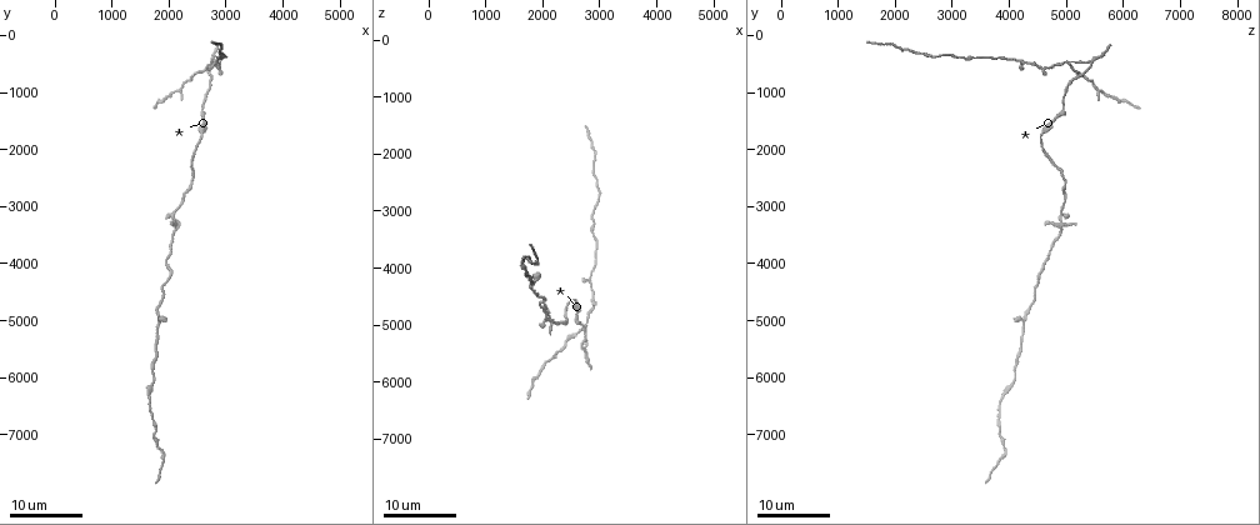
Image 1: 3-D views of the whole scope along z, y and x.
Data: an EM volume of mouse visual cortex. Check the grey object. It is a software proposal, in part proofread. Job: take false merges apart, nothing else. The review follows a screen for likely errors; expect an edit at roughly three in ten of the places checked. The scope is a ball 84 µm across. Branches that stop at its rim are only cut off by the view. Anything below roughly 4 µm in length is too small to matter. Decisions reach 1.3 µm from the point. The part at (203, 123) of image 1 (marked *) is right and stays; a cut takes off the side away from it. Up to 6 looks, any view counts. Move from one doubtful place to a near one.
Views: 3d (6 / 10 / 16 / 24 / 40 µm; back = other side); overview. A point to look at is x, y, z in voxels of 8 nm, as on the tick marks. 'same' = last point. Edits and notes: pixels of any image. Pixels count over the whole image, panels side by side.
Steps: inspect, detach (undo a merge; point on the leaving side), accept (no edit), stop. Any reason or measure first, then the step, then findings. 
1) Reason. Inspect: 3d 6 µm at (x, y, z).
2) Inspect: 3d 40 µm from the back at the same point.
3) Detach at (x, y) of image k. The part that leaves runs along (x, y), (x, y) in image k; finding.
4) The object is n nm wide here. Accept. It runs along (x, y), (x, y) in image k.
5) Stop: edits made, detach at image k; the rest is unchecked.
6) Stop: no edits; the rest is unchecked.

Calibre changes. Inspect: 3d 16 µm at (2350, 2600, 5000).

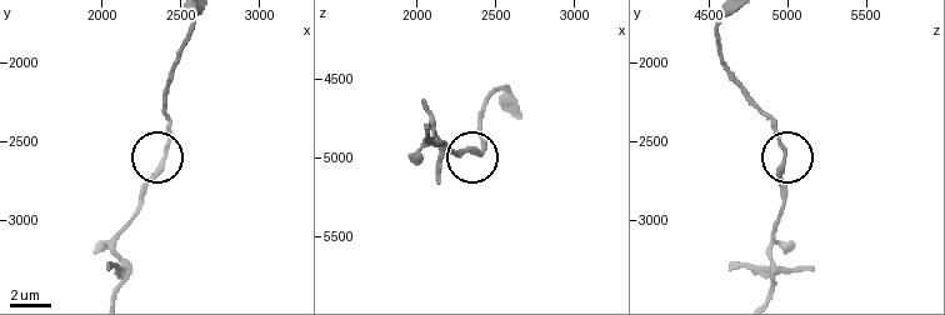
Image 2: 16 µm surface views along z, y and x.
Inspect: 3d 10 µm at (2400, 2600, 4980).

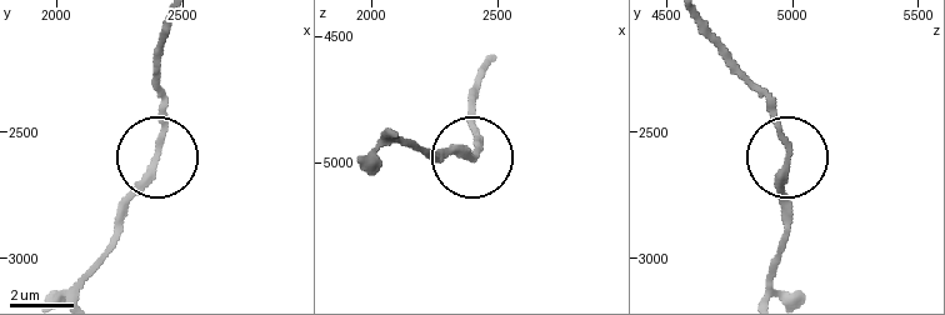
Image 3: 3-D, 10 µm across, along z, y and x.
Accept. It runs along (170, 26), (158, 59), (158, 164), (119, 218) in image 3; one neuron here.

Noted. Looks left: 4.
Thick turns thin. Inspect: 3d 24 µm at (1650, 6250, 3900).

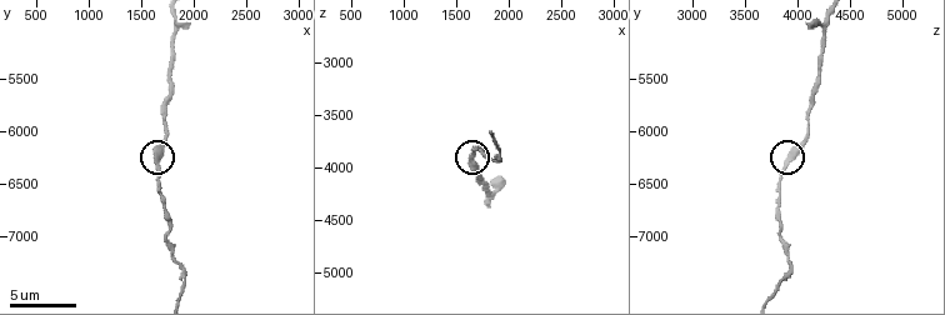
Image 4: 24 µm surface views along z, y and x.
Inspect: 3d 6 µm at (1640, 6300, 3900).

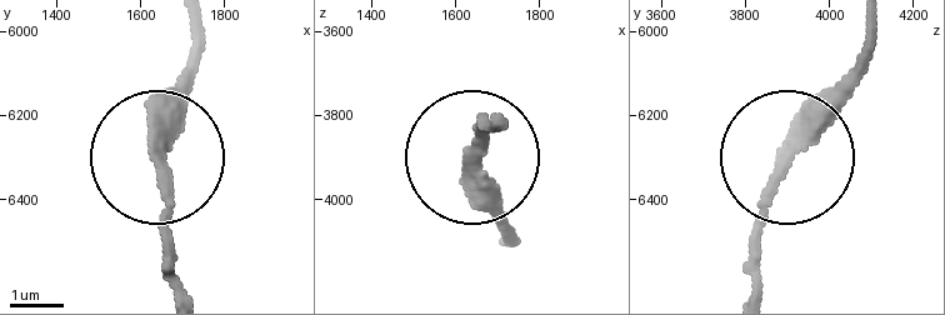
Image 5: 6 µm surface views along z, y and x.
Detach at (170, 244) of image 5. A second neuron is stuck on.

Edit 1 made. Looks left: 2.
Inspect: overview.

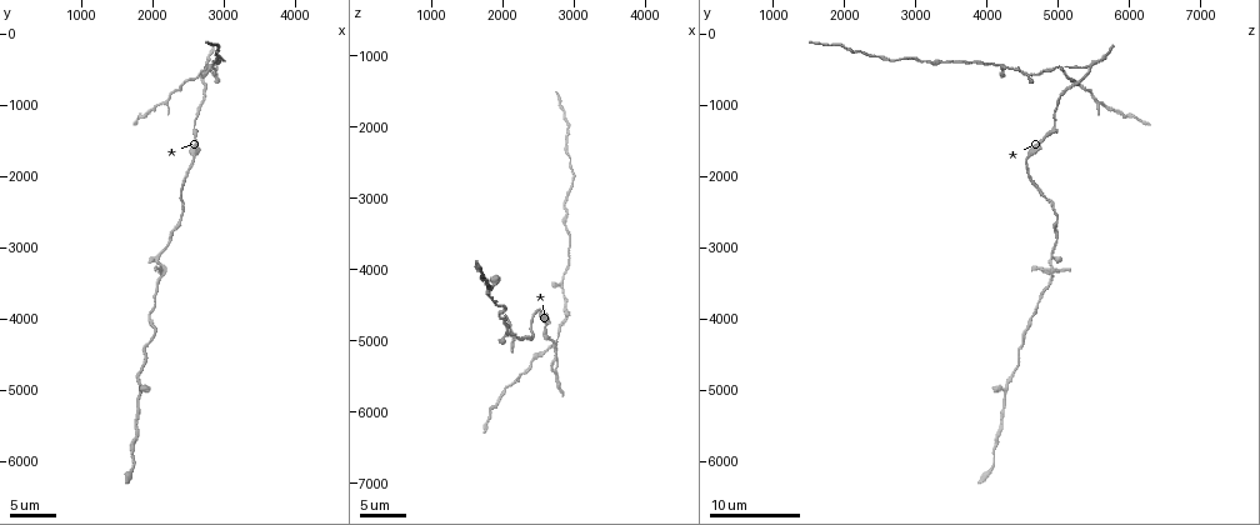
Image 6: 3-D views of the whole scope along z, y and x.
Calibre changes. Inspect: 3d 6 µm at (1950, 3900, 4650).

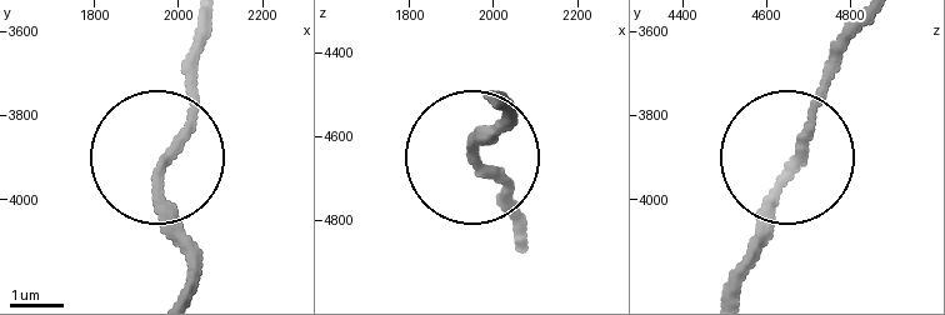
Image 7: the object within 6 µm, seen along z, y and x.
Accept. It runs along (869, 26), (824, 93), (770, 228), (739, 264) in image 7; continuous, no second neuron.

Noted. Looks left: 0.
Stop: edits made, detach at image 5; the rest is unchecked.

